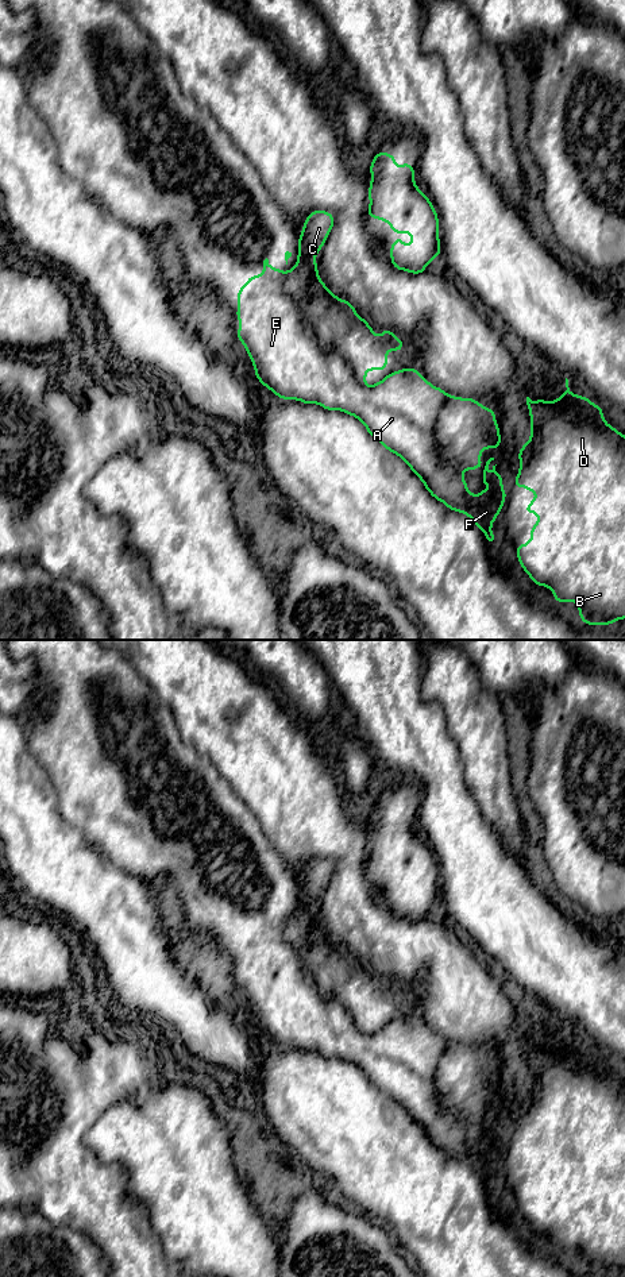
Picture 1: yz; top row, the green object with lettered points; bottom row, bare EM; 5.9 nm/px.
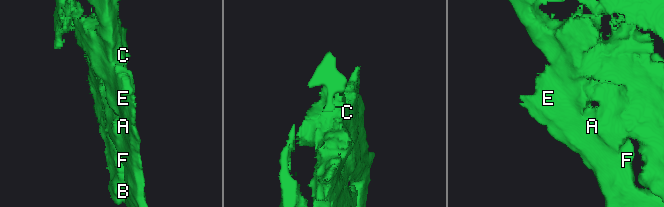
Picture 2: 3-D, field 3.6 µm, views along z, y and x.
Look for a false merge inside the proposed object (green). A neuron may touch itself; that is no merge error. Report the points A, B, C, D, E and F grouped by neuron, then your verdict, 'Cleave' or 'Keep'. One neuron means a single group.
Groups: A E F / B C D. Cleave

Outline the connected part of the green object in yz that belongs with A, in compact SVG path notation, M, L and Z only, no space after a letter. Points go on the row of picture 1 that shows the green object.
M266 258L263 274L248 277L248 282L242 283L236 296L236 317L242 324L236 337L252 359L255 377L279 398L319 404L325 410L343 410L355 416L382 447L397 454L410 467L432 497L444 502L450 510L467 514L485 532L491 545L497 540L490 532L491 525L506 498L504 479L495 466L491 474L487 472L494 460L490 458L483 470L486 487L472 495L462 472L441 460L436 450L435 429L448 394L429 383L414 367L394 371L370 387L362 385L350 364L333 348L321 343L315 325L308 320L306 310L315 297L313 289L304 297L297 297L285 290L283 278L285 271L273 269Z

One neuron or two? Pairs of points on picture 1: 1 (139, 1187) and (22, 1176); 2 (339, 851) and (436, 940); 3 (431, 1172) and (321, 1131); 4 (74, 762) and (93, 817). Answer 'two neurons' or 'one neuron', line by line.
1: two neurons
2: one neuron
3: one neuron
4: one neuron

